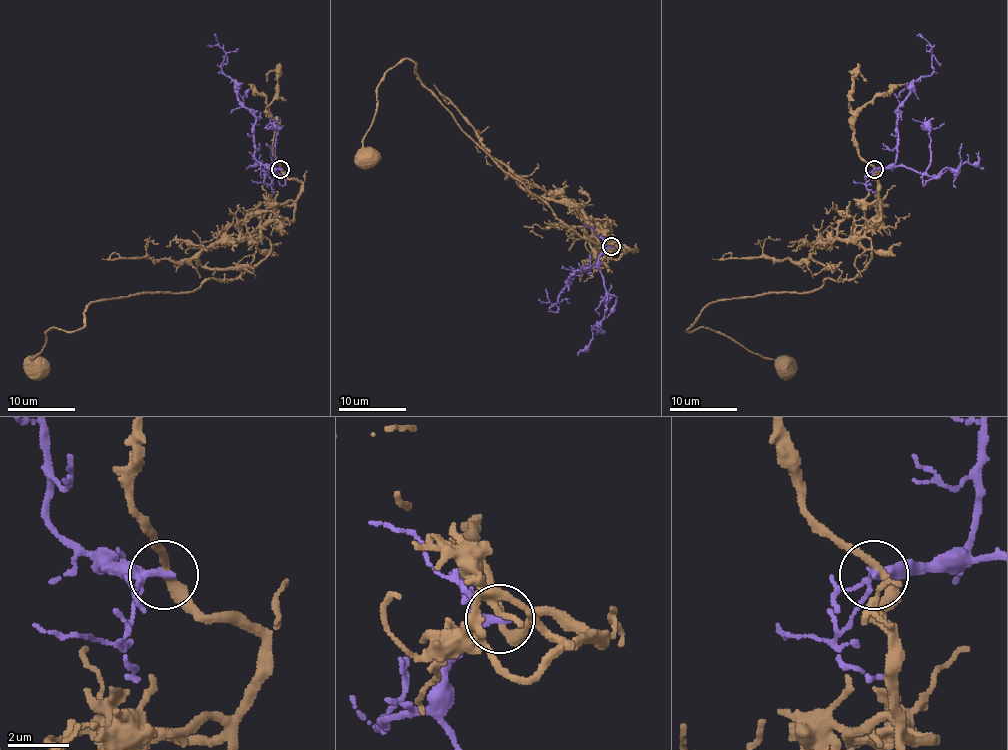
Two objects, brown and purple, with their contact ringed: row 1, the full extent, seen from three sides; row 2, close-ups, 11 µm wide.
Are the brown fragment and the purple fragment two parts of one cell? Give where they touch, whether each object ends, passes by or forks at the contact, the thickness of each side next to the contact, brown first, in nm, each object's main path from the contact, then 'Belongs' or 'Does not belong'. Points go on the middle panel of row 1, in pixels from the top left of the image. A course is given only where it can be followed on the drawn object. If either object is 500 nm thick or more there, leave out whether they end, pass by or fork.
Place: (611, 246). At the ring brown passes by. At the ring purple forks. Thickness 280 nm (brown) against 220 nm. Course of brown: (611, 246), (631, 251), (603, 249), (564, 224), (468, 135), (408, 59), (377, 88), (362, 148), (372, 167). Course of purple: (611, 246), (598, 262), (586, 269), (578, 269), (567, 279), (567, 286), (556, 304), (549, 301), (546, 289). Does not belong

